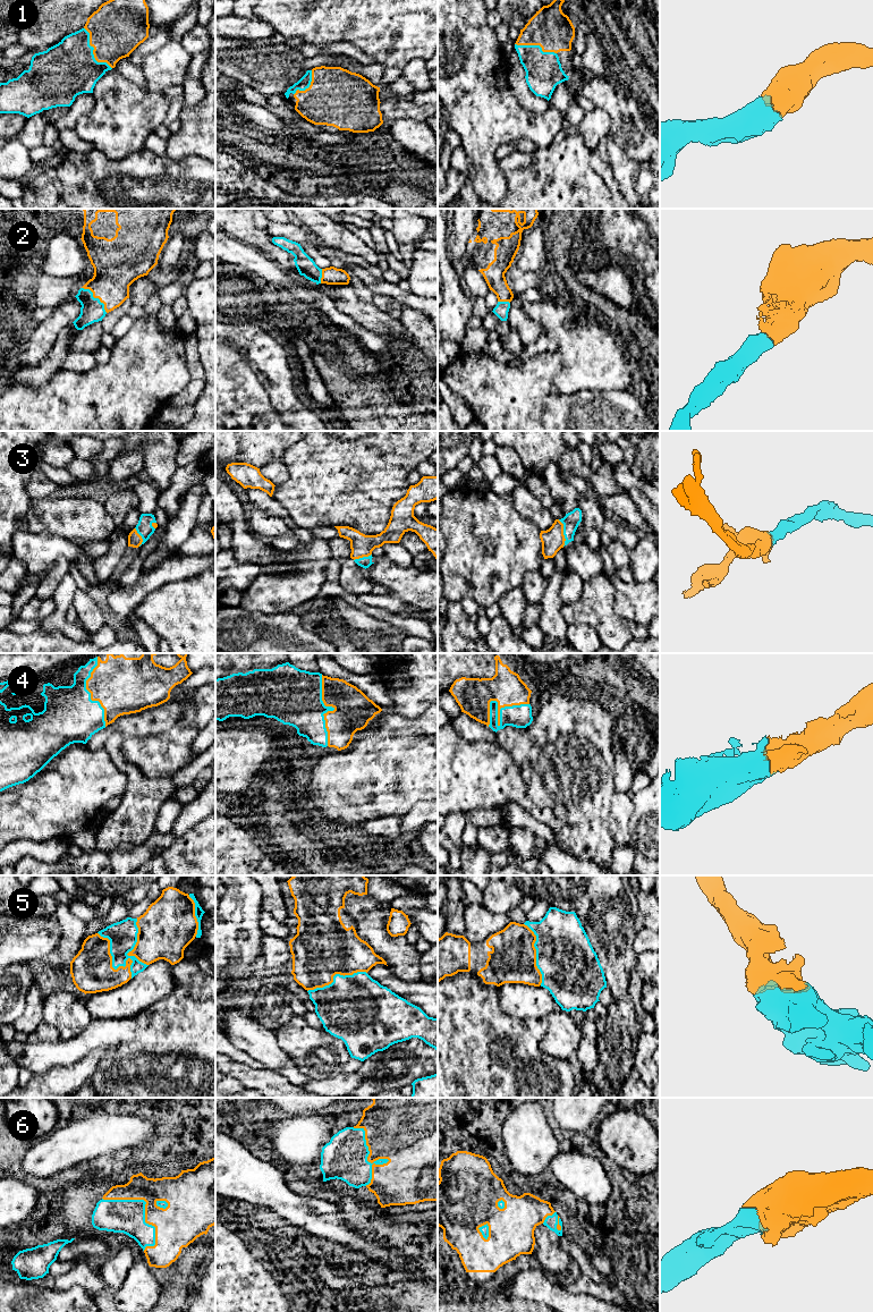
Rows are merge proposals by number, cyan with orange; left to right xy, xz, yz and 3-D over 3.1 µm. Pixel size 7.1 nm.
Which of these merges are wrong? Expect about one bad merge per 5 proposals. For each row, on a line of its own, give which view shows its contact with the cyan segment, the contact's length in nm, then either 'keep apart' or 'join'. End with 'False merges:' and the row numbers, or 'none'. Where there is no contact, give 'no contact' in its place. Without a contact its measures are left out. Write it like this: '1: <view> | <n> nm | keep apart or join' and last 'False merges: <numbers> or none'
1: xy | 360 nm | join
2: xy | 260 nm | join
3: yz | 200 nm | join
4: yz | 340 nm | join
5: xy | 420 nm | join
6: xy | 500 nm | join
False merges: none

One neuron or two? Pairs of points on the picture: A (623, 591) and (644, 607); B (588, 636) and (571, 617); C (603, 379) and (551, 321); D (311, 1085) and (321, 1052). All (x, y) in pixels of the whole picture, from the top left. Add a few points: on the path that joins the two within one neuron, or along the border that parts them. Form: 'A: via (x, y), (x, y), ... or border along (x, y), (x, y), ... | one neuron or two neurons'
A: via (628, 594), (638, 602) | one neuron
B: border along (568, 624), (588, 624), (596, 632), (600, 641) | two neurons
C: via (594, 364), (566, 336) | one neuron
D: border along (339, 1073), (320, 1080), (310, 1078) | two neurons

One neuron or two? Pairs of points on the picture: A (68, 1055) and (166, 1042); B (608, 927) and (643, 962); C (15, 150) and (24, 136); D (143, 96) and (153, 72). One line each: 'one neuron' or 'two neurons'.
A: one neuron
B: two neurons
C: two neurons
D: one neuron

